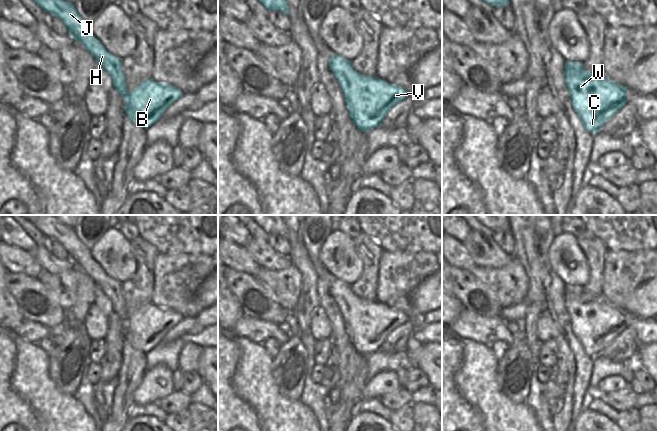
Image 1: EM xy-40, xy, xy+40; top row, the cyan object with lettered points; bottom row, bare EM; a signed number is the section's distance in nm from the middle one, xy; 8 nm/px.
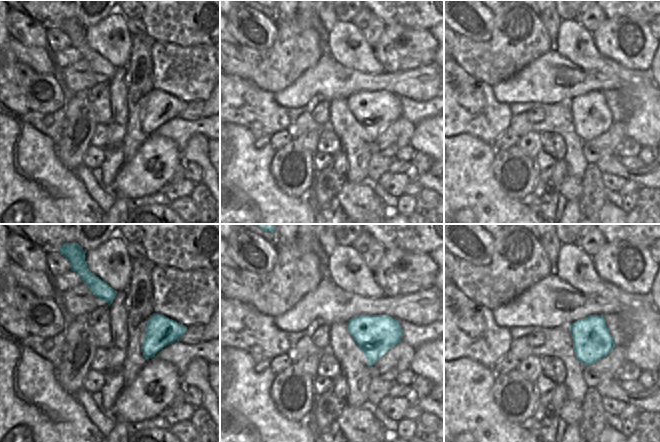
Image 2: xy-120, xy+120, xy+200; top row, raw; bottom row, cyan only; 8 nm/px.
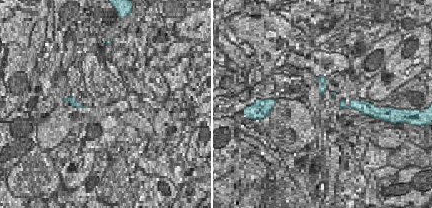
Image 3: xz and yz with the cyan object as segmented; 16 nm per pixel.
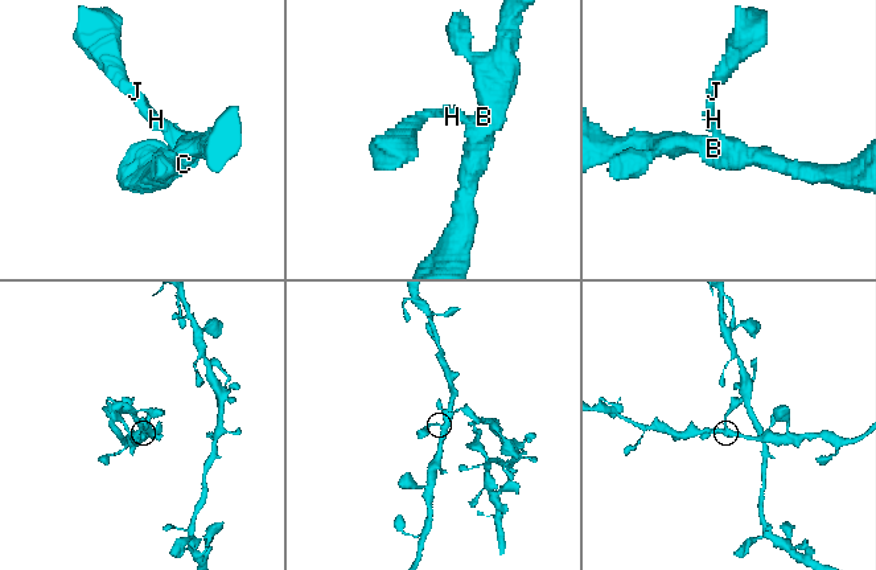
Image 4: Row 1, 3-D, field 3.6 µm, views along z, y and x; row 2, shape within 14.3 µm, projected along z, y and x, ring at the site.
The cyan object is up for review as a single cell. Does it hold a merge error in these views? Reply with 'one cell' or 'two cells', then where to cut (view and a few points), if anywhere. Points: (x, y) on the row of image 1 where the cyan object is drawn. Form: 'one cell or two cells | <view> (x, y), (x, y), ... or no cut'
one cell | no cut

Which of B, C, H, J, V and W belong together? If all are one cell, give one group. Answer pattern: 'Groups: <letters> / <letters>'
Groups: B C H J V W.

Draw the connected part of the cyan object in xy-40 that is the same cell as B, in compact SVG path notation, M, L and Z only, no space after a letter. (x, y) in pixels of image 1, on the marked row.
M33 0L42 8L60 20L67 27L69 34L78 40L90 52L111 77L114 89L125 99L125 112L136 126L145 130L155 124L163 113L183 93L170 84L162 84L151 78L127 92L125 75L121 65L122 58L110 54L101 42L91 33L90 26L77 13L74 5L64 0Z

